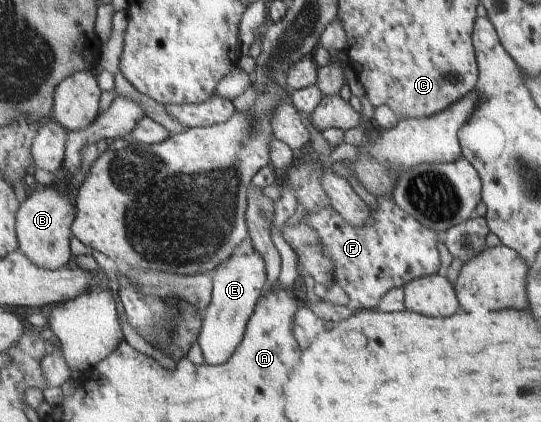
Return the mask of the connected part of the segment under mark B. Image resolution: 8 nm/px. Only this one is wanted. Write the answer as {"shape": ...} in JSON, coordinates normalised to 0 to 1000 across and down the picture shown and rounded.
{"shape":[[[68,441],[61,450],[52,450],[48,472],[39,479],[30,533],[30,557],[37,576],[35,597],[55,609],[74,633],[104,640],[126,628],[133,614],[129,566],[142,493],[129,469],[126,460],[100,443]]]}

